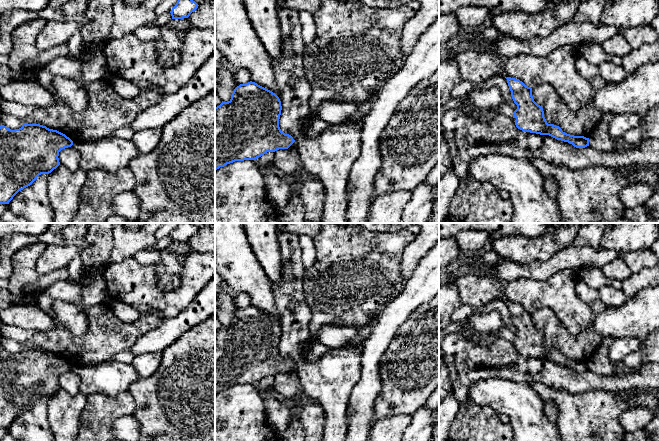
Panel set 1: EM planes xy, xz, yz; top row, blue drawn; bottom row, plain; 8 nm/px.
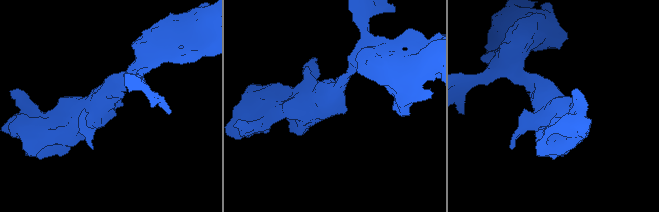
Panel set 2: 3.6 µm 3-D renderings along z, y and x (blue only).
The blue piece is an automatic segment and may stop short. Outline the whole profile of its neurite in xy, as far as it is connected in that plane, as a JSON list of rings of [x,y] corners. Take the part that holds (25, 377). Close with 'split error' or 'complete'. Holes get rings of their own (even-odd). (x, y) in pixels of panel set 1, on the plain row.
[[[23,347],[21,352],[15,354],[0,350],[0,428],[9,428],[19,415],[30,410],[39,399],[56,393],[60,389],[59,376],[72,369],[73,365],[65,358],[40,348]]]; complete

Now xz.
[[[248,306],[237,310],[228,326],[215,331],[215,394],[235,385],[255,384],[267,376],[288,373],[295,364],[279,351],[281,325],[272,315]]]; complete

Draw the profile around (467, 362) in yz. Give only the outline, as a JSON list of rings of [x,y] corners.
[[[449,333],[442,341],[451,384],[460,407],[466,404],[468,389],[482,379],[502,378],[517,383],[541,383],[568,393],[630,390],[659,392],[659,364],[645,363],[635,372],[600,376],[590,370],[576,372],[549,359],[518,353],[512,341],[498,337],[490,346],[476,345],[464,334]]]

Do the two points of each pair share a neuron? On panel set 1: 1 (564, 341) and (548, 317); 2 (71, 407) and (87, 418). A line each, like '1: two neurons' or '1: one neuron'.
1: one neuron
2: two neurons

